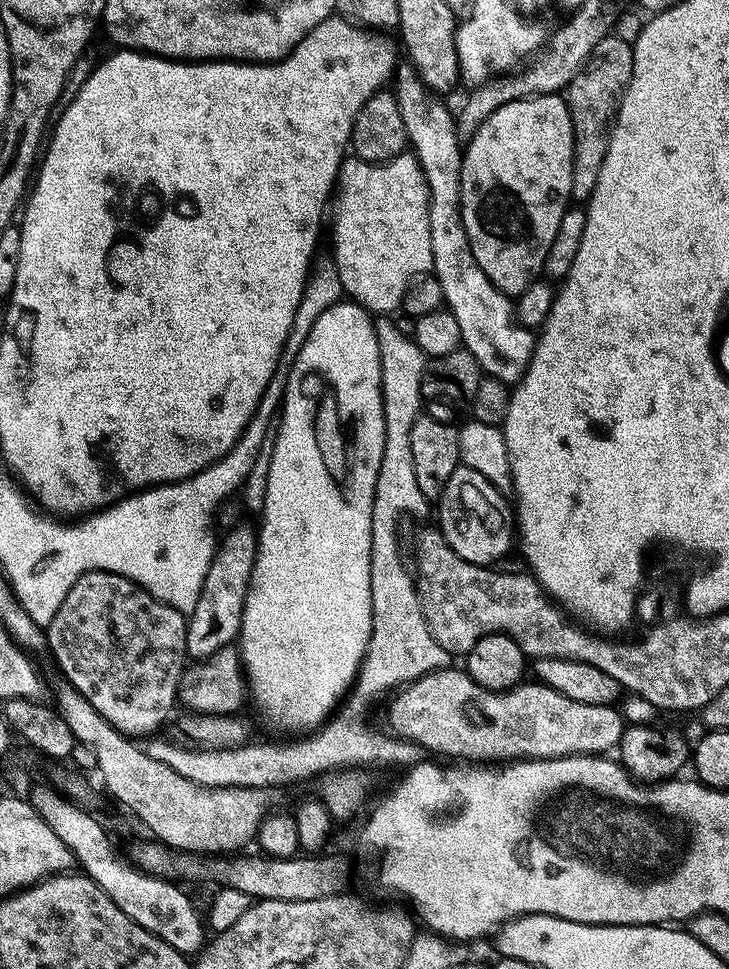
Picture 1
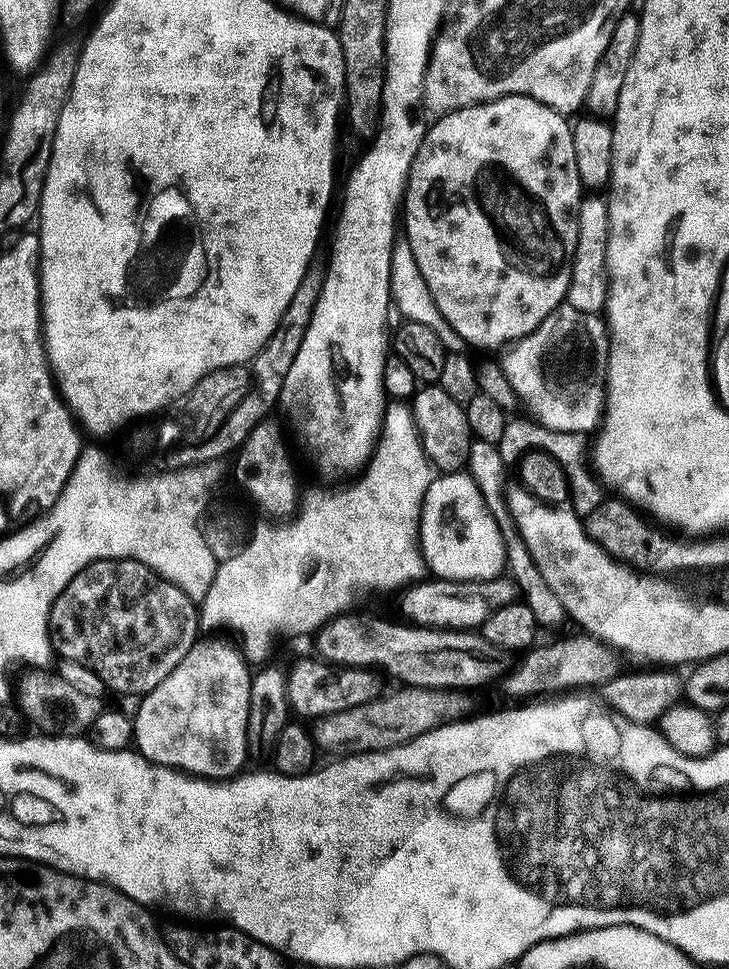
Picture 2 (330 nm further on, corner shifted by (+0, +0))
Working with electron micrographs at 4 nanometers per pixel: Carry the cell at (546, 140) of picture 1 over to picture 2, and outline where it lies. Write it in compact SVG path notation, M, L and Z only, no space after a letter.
M500 96L496 100L485 100L483 104L473 104L470 108L457 108L455 112L445 112L439 118L427 125L424 141L422 146L418 146L418 154L414 158L414 162L410 168L408 175L408 188L404 191L404 203L402 205L402 228L408 231L406 242L410 246L410 250L414 254L414 262L418 262L418 270L422 270L422 278L426 278L426 286L430 286L430 294L434 298L434 302L438 306L438 310L442 310L442 318L446 318L446 322L450 322L450 326L457 332L465 345L476 348L500 348L503 344L511 345L513 342L520 340L524 336L529 336L532 331L544 321L551 312L558 307L559 304L565 303L568 287L570 286L570 278L572 277L572 267L578 250L578 210L582 199L582 185L580 175L578 174L578 161L574 158L574 138L572 137L572 124L566 119L565 114L557 112L549 105L536 101L530 96Z

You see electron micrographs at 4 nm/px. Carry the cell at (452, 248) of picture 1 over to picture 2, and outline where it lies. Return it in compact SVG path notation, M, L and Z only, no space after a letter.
M565 302L559 304L529 336L515 341L516 352L502 360L506 378L510 386L514 386L519 401L525 403L533 412L531 415L550 431L592 434L601 427L608 395L608 333L607 323L597 313L579 312Z

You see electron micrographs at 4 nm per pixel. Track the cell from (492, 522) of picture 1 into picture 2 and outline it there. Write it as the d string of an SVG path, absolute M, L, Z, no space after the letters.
M467 471L437 475L426 490L420 511L420 551L424 554L427 571L441 580L492 580L505 571L505 554L498 523L483 500L482 490Z

